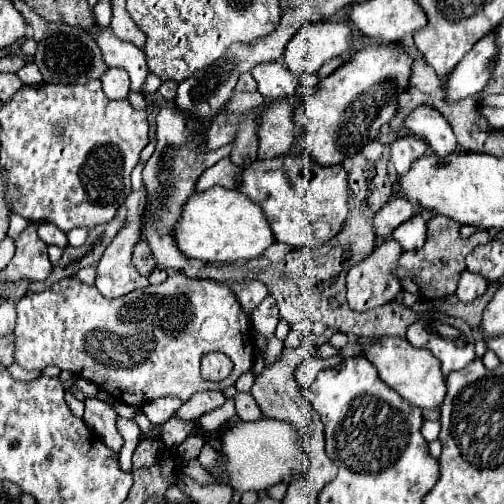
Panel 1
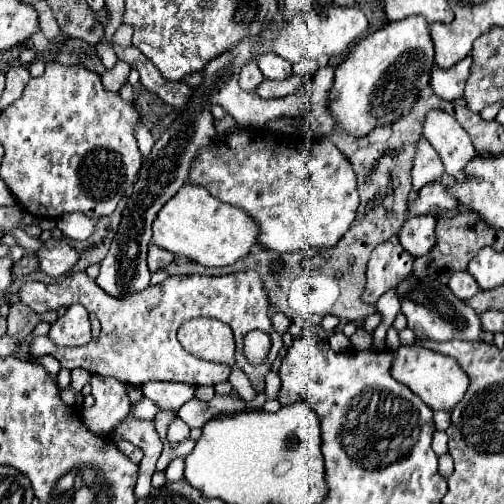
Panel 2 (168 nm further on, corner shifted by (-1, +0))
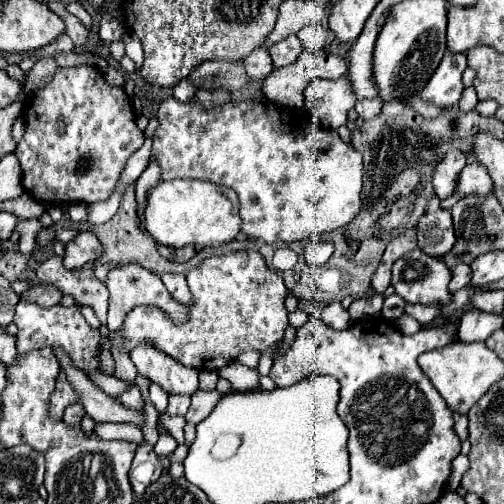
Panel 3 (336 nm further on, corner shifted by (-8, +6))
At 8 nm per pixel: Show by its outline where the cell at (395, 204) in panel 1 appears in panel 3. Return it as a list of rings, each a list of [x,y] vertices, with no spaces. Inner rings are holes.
[[[468,164],[456,182],[456,194],[460,196],[488,196],[492,192],[492,180],[488,180],[488,172],[478,164]]]

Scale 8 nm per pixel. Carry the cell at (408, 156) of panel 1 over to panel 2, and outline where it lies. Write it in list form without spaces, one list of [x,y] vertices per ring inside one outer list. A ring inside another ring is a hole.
[[[421,140],[417,146],[417,156],[413,162],[411,178],[413,178],[413,190],[421,190],[421,186],[439,180],[445,176],[445,166],[441,158],[435,154],[433,146],[427,140]]]

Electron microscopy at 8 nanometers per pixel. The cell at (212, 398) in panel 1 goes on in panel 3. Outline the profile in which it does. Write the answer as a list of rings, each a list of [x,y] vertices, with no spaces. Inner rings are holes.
[[[200,372],[200,390],[216,390],[218,372]]]

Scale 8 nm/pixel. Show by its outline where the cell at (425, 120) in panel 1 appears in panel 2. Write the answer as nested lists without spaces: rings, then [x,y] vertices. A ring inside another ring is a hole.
[[[433,110],[425,118],[423,136],[431,142],[431,146],[441,156],[447,174],[451,174],[457,182],[467,178],[465,166],[479,156],[469,134],[459,126],[459,122],[439,110]]]

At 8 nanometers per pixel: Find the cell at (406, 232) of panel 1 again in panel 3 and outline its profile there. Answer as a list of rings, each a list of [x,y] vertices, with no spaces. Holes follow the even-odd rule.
[[[436,210],[428,212],[418,220],[418,248],[422,252],[428,252],[428,256],[442,256],[448,252],[454,242],[454,228],[452,228],[452,216],[450,210]]]

